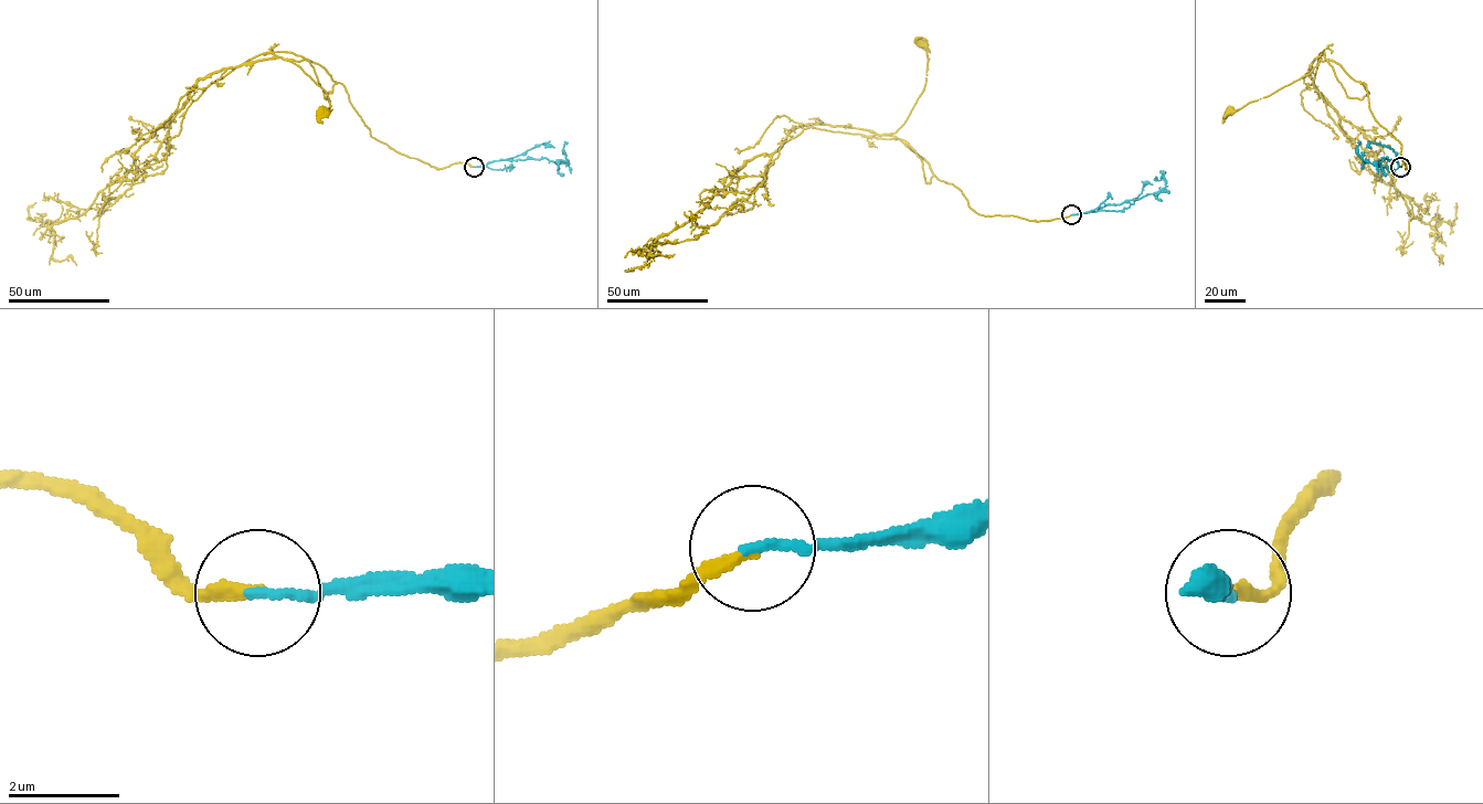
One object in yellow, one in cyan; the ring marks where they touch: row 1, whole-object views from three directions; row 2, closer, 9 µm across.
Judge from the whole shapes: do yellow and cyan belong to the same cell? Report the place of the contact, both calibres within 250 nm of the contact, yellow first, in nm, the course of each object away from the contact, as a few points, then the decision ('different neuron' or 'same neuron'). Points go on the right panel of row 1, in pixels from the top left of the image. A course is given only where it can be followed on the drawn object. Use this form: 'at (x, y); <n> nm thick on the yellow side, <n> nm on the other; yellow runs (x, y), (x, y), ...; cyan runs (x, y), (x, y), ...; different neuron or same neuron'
at (1400, 167); 240 nm thick on the yellow side, 170 nm on the other; yellow runs (1400, 167), (1404, 162), (1407, 169), (1401, 145), (1373, 115), (1365, 84), (1328, 60), (1267, 96), (1229, 110); cyan runs (1400, 167), (1395, 159), (1383, 158), (1374, 164), (1365, 161), (1357, 152), (1357, 141); same neuron

